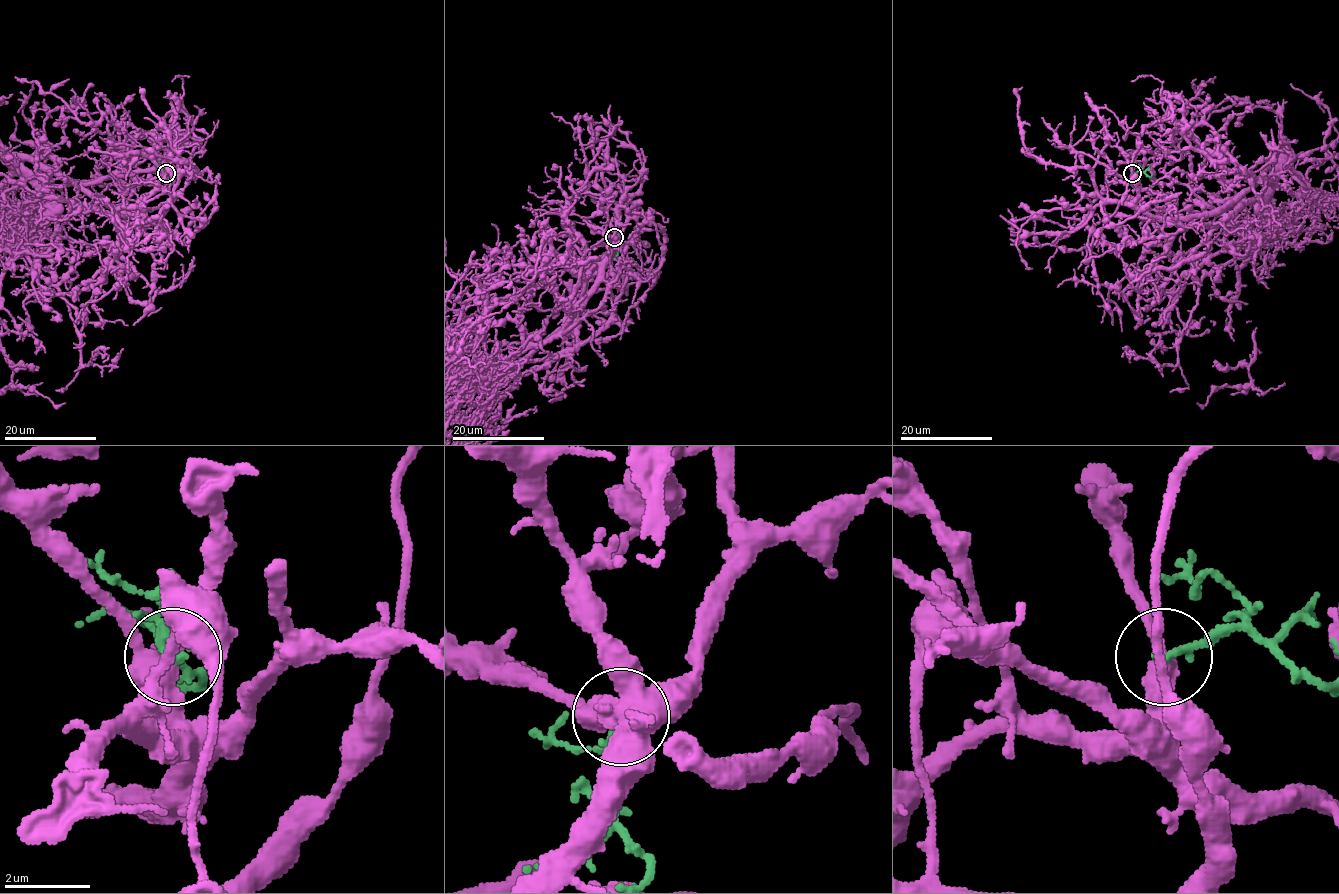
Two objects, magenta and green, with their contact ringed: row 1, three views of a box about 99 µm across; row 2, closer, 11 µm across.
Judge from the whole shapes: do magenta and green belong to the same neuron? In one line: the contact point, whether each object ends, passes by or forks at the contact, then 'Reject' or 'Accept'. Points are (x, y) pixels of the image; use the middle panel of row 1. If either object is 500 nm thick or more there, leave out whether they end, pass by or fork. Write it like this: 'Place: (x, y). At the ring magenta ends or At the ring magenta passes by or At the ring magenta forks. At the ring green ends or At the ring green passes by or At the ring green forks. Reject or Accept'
Place: (614, 237). At the ring magenta passes by. At the ring green ends. Reject

